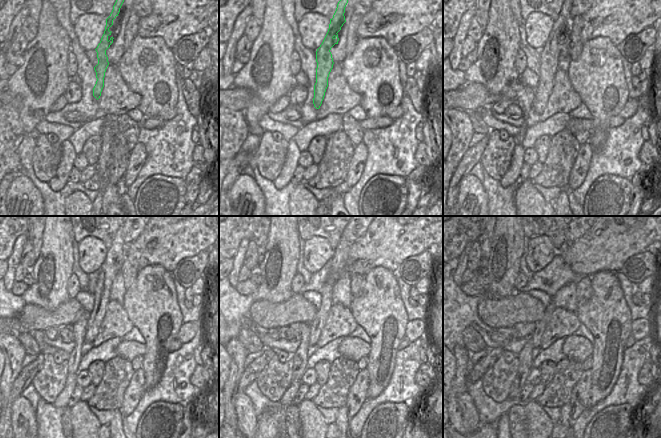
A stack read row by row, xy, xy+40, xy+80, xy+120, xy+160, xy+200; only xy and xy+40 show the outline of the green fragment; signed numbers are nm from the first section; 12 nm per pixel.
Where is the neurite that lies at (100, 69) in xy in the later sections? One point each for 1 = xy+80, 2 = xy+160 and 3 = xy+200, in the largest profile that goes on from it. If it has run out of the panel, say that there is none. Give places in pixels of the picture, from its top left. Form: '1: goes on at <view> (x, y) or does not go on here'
1: goes on at xy+80 (550, 53)
2: goes on at xy+160 (316, 326)
3: goes on at xy+200 (537, 335)

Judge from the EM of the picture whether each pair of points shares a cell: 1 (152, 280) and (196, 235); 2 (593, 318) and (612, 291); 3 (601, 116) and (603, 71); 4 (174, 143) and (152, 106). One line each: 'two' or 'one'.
1: two
2: one
3: one
4: two

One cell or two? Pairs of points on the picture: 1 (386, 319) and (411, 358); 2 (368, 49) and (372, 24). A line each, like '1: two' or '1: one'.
1: two
2: two

